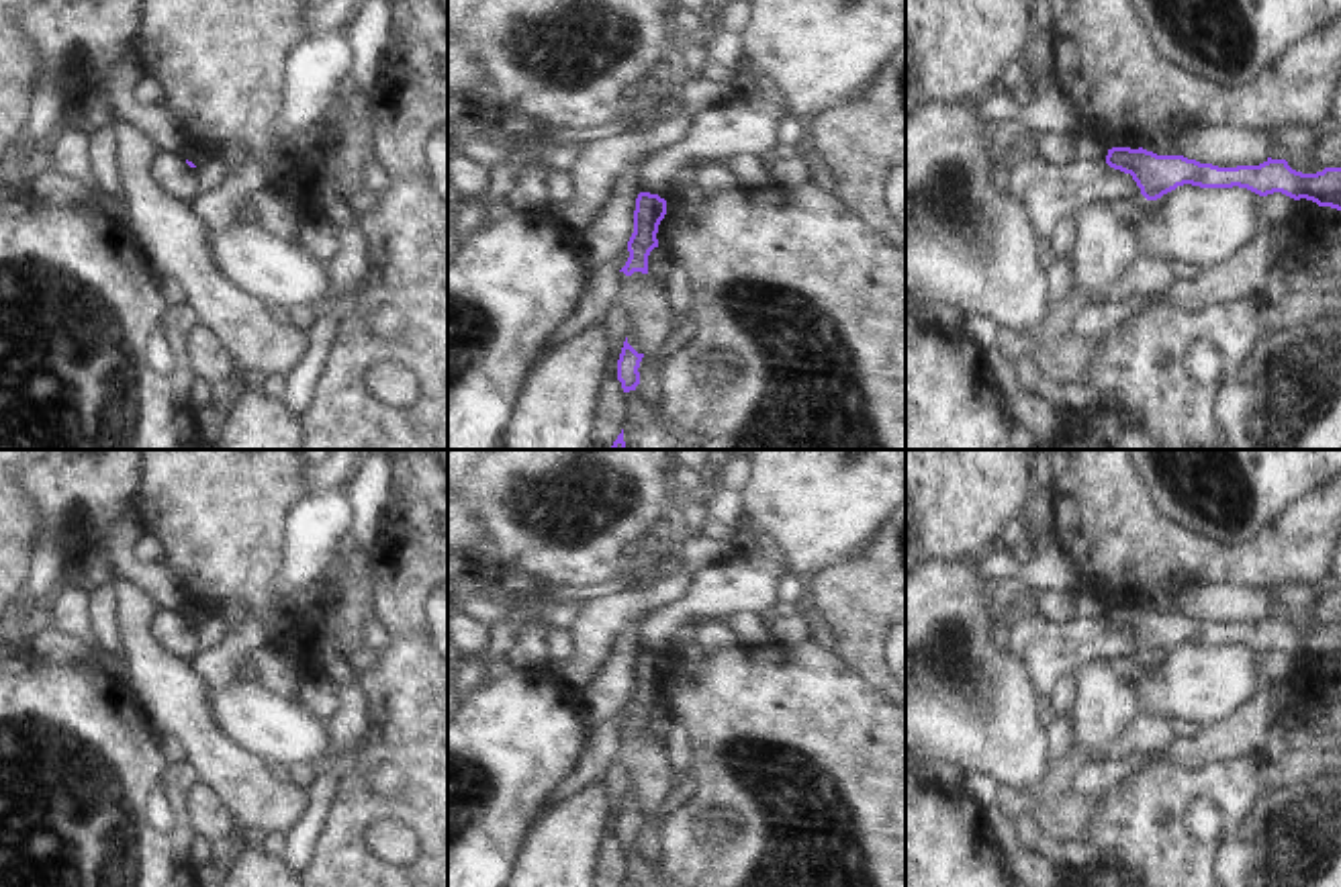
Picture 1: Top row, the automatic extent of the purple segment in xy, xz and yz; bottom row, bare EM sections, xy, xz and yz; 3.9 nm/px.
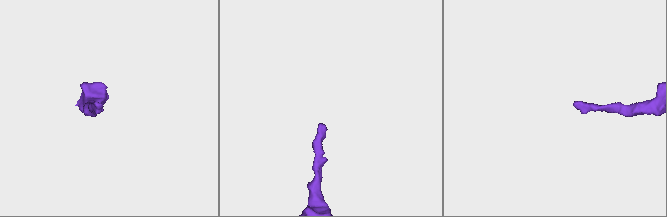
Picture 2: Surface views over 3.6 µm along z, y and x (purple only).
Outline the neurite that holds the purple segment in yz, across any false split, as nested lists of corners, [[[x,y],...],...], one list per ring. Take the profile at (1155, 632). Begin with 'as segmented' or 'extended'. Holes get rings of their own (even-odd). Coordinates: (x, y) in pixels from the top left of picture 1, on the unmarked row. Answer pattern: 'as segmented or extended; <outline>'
as segmented; [[[1112,605],[1106,621],[1130,632],[1147,658],[1157,658],[1177,644],[1200,646],[1247,646],[1259,654],[1282,650],[1294,658],[1306,656],[1319,664],[1341,668],[1341,625],[1325,625],[1316,632],[1302,632],[1286,617],[1267,615],[1259,623],[1218,625],[1184,613],[1157,613],[1143,605]]]

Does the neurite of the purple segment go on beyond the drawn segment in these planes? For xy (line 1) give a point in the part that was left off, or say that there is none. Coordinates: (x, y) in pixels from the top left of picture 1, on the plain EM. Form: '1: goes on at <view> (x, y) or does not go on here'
1: does not go on here

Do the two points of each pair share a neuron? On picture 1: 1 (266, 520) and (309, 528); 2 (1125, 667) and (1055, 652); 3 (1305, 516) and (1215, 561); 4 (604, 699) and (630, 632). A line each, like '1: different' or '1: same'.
1: different
2: different
3: same
4: same

